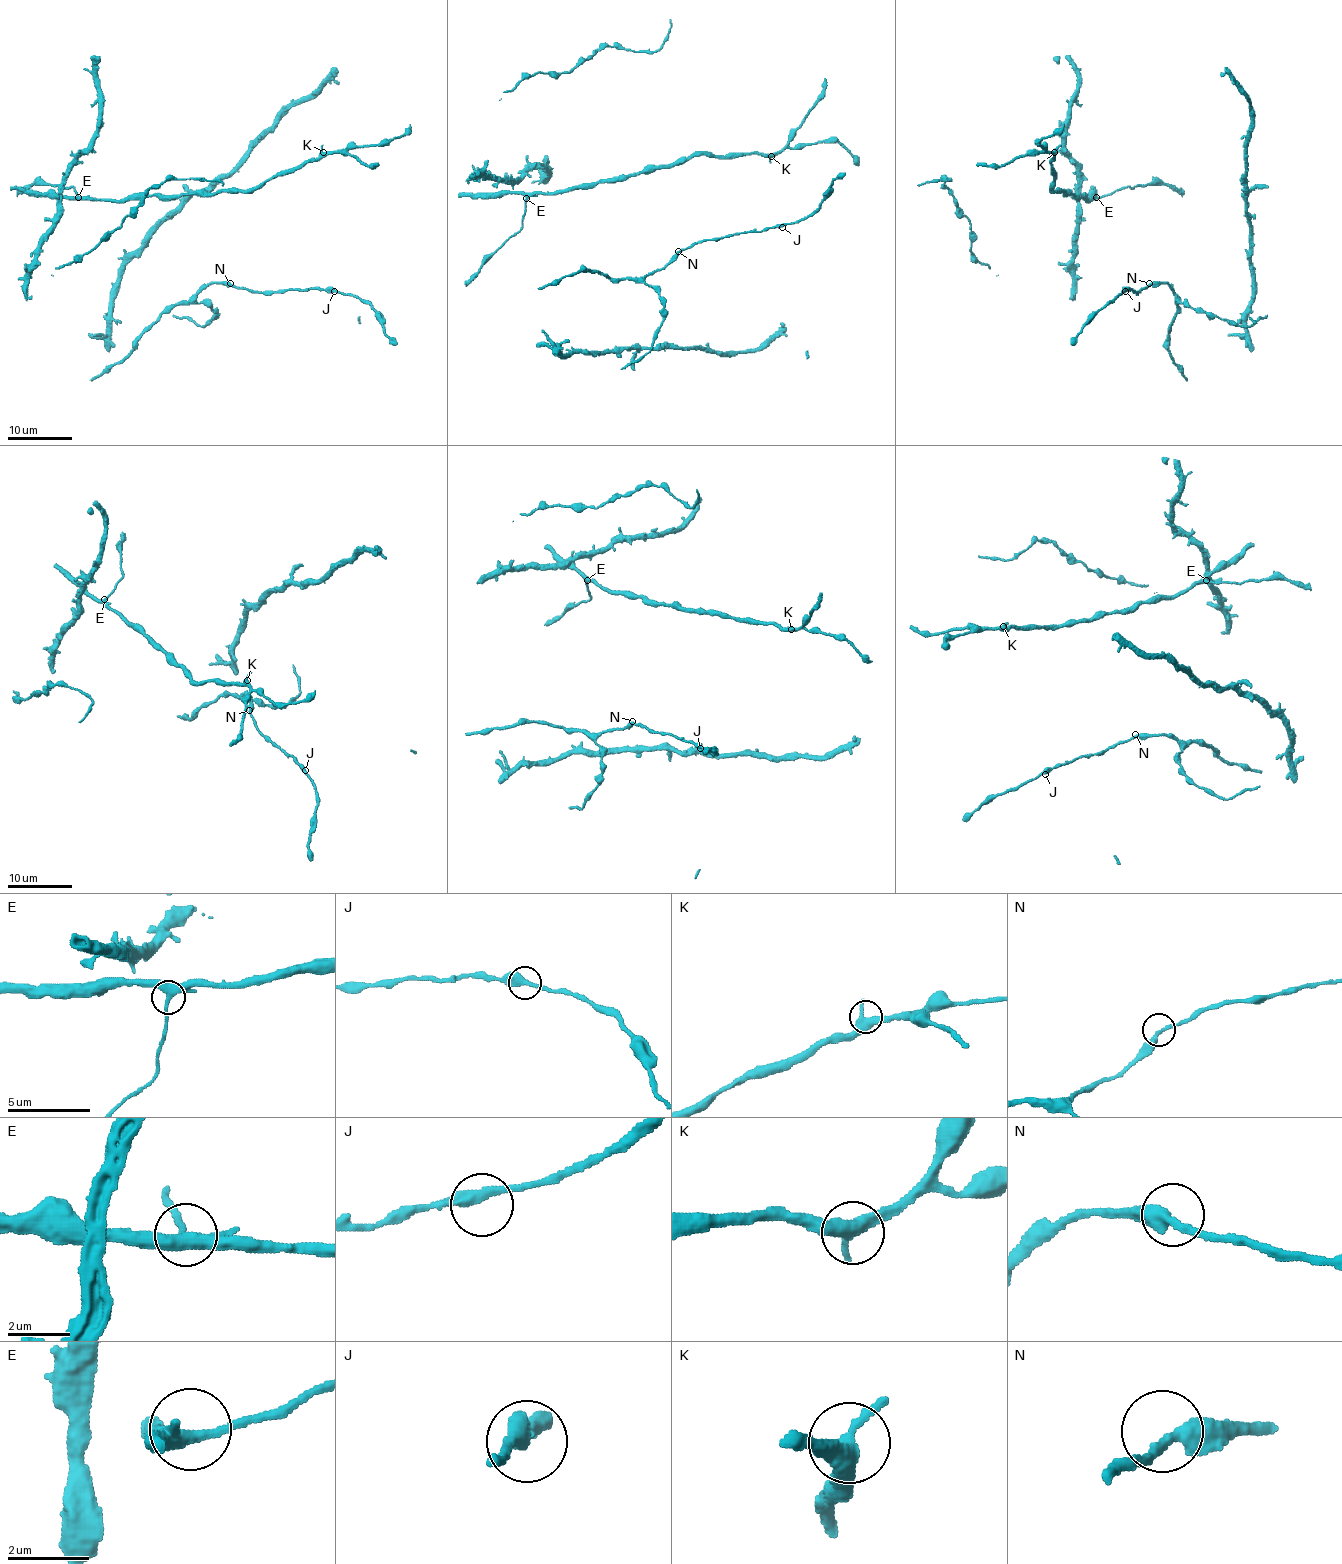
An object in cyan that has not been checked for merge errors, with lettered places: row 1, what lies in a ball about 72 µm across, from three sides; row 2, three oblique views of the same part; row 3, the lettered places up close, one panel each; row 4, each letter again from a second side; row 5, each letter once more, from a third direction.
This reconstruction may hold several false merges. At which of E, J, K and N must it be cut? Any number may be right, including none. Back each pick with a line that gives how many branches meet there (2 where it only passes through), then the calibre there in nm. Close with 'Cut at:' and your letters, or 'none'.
Cut at: none

